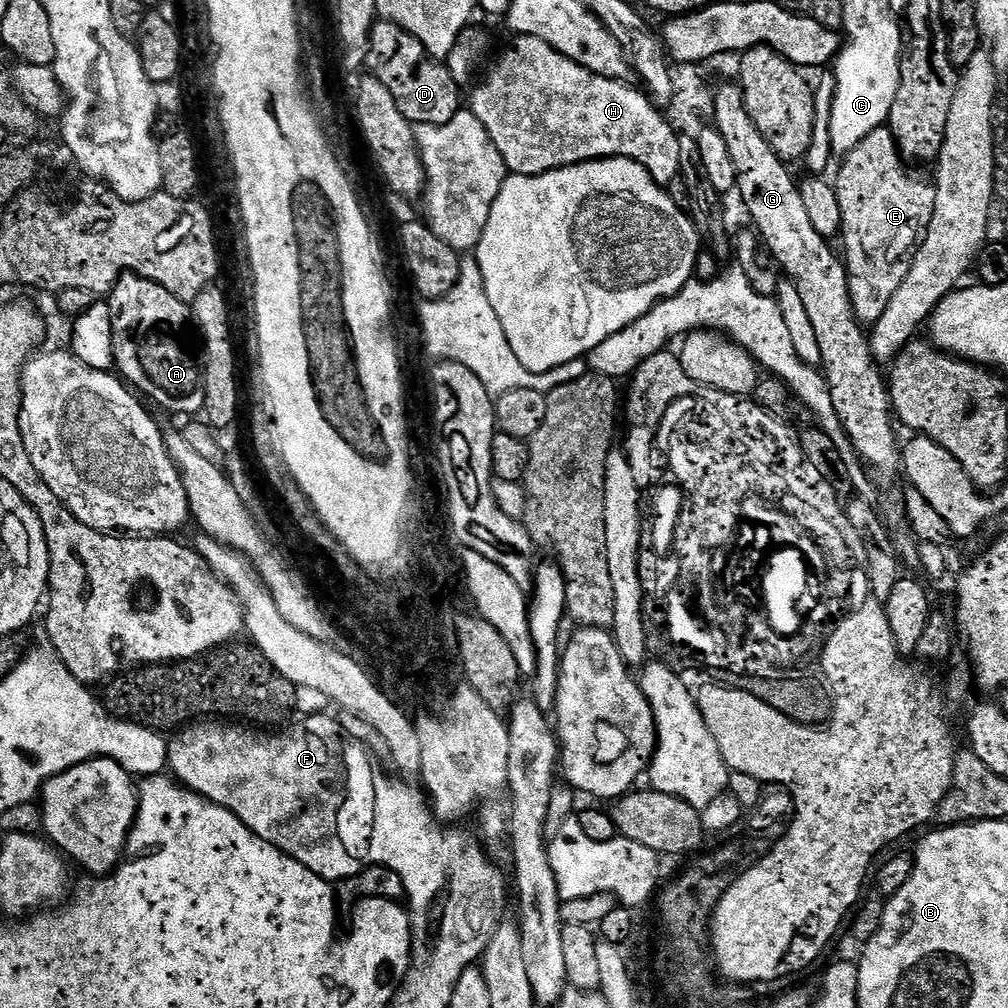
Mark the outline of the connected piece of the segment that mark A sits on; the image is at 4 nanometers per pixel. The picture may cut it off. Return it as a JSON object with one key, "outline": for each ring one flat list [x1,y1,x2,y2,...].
{"outline":[[134,272,121,274,106,303,110,310,112,359,115,367,120,367,119,375,158,407,180,416,197,415,204,407,204,341,192,319,191,307,174,298,170,290]]}

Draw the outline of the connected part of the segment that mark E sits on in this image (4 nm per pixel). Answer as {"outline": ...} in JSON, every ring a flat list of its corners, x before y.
{"outline":[[888,126,874,130,856,149,845,155,842,162,844,165,834,179,834,187,838,194,838,206,842,210,840,226,844,236,843,255,846,257,849,298,860,324,871,326,878,322,878,318,882,318,890,298,894,298,894,290,898,290,906,274,910,274,910,266,926,238,930,218,934,214,936,186,929,181,927,184,922,177,915,176,907,168,909,165]]}

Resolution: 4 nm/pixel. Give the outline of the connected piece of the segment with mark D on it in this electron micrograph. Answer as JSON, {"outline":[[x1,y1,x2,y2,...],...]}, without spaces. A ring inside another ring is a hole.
{"outline":[[380,20,373,24,372,32,368,35,366,68,371,75,378,78,378,82,382,82,382,86,386,86,386,90,390,90,390,94,394,94,394,102,398,102,398,110,402,110,404,117,412,121,413,125,445,124,450,122,450,118,454,118,456,112,461,111,460,92,462,92,462,88,456,83,452,73,443,63,437,62,429,56,428,51,422,46,422,42,418,42,418,38,414,38,414,34,402,30,402,26,398,26,394,22]]}

